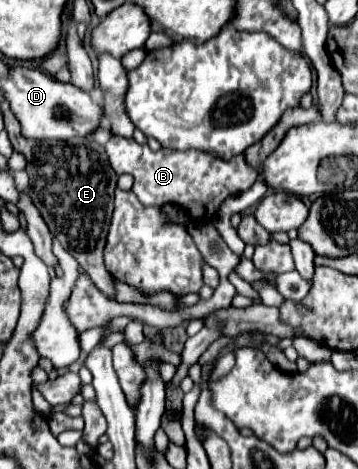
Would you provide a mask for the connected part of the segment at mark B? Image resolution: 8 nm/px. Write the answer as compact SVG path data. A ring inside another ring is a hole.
M113 135L107 141L105 151L117 175L133 175L135 183L131 191L143 205L165 205L173 201L175 205L183 207L195 223L213 221L213 215L227 197L247 191L257 179L257 173L245 163L243 155L237 155L231 161L223 161L203 151L161 149L155 153L147 145L139 145L135 139L125 139L119 135Z

